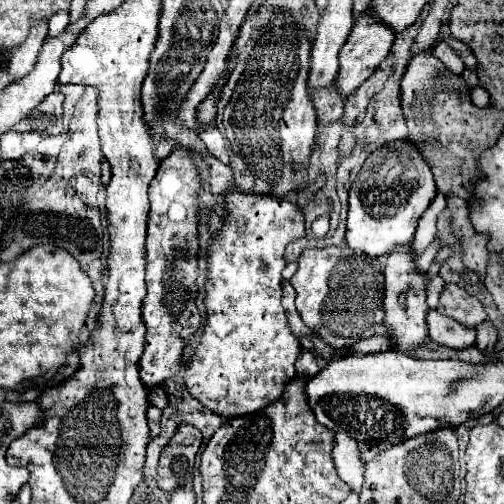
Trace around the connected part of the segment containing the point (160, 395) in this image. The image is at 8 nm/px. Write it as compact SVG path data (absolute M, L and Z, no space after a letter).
M156 386L150 391L147 390L147 399L149 403L159 409L162 409L167 405L166 393L161 386Z

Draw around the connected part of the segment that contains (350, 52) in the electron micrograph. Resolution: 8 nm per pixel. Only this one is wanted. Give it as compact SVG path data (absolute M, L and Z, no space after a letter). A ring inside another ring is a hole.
M362 14L356 18L352 34L348 36L348 40L340 52L340 72L336 78L336 86L344 98L348 98L380 66L380 62L388 56L388 52L392 48L394 36L396 36L396 32L388 24L384 24L380 18L376 18L374 14Z

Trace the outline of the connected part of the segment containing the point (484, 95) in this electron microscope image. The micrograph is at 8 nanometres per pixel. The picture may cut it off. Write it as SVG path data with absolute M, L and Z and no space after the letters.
M476 86L476 88L472 90L472 102L474 102L474 104L478 104L478 106L482 106L482 108L492 106L488 92L486 92L484 88L480 88L480 86Z

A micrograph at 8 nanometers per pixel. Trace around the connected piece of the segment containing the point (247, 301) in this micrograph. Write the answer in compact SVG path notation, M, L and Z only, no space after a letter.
M236 186L228 188L224 192L224 210L226 210L226 218L222 218L222 230L212 236L210 240L210 246L208 246L208 270L206 270L206 282L204 282L204 290L206 290L206 298L204 298L204 304L206 304L206 326L204 326L204 334L200 338L200 344L194 348L194 356L192 360L186 364L186 372L184 372L184 384L188 388L188 392L200 402L204 404L206 408L210 408L212 412L224 416L224 418L232 418L232 416L244 416L248 412L258 412L260 408L268 406L272 400L280 398L280 392L284 390L284 382L288 382L288 378L296 376L296 358L298 354L302 352L300 348L300 342L292 336L288 324L286 324L286 314L284 314L284 308L280 304L280 298L282 298L282 278L280 278L280 272L284 270L286 262L284 262L284 248L288 242L292 240L298 240L304 236L304 216L302 216L302 210L298 208L298 204L292 204L290 200L286 198L278 198L278 196L258 196L256 192L244 192Z

